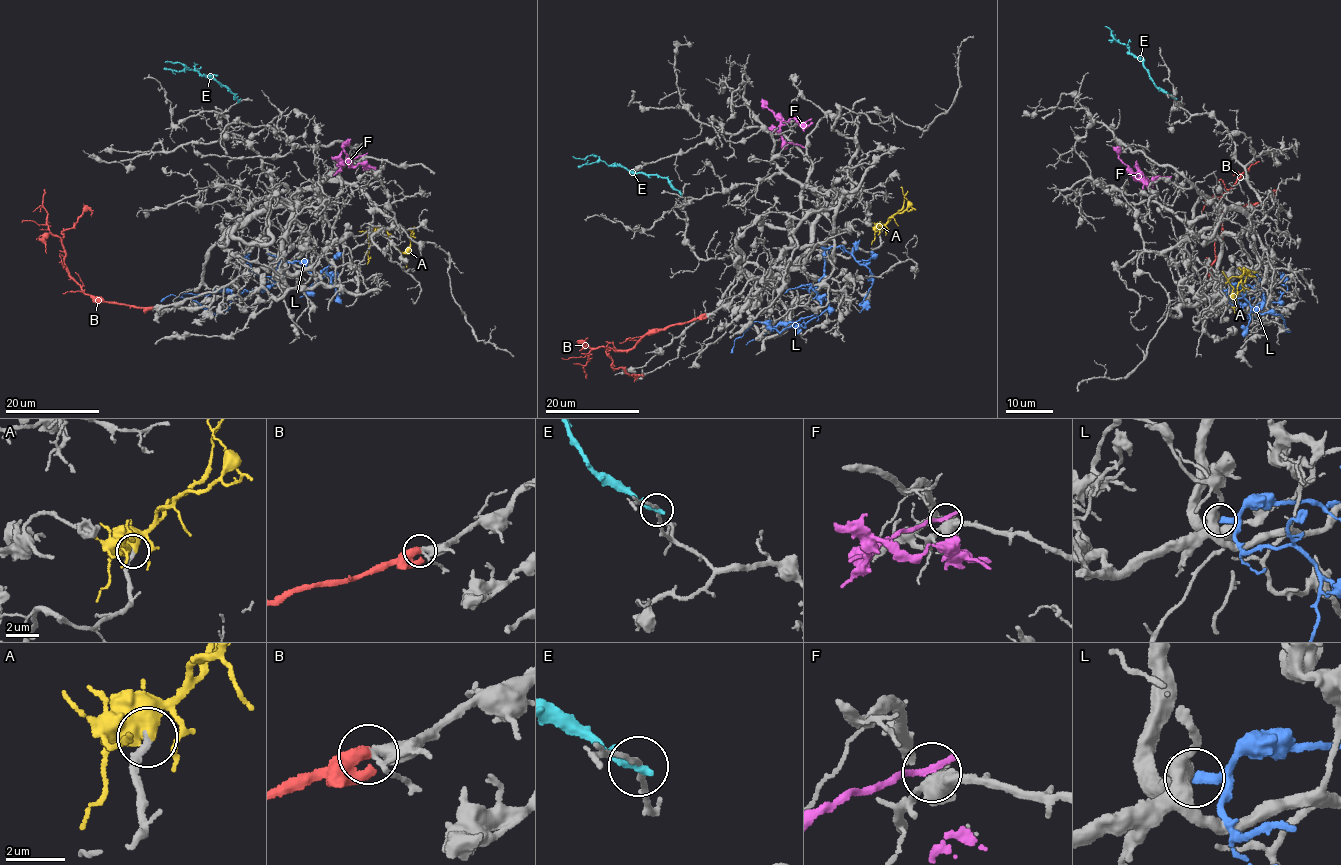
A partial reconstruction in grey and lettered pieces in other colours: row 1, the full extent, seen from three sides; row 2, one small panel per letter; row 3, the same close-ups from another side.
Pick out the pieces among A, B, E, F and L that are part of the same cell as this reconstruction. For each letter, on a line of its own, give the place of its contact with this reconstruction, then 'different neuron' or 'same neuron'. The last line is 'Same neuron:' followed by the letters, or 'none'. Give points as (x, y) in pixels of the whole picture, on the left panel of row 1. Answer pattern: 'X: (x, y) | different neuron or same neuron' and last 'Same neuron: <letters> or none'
A: (375, 232) | same neuron
B: (152, 308) | same neuron
E: (238, 102) | different neuron
F: (363, 156) | different neuron
L: (301, 270) | different neuron
Same neuron: A, B

